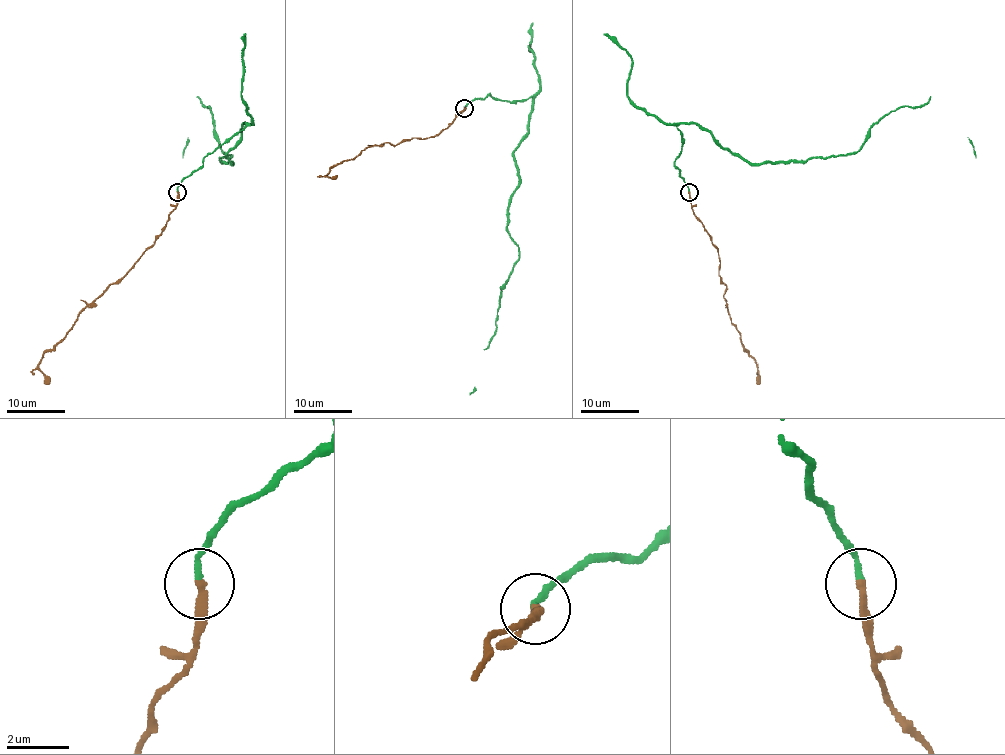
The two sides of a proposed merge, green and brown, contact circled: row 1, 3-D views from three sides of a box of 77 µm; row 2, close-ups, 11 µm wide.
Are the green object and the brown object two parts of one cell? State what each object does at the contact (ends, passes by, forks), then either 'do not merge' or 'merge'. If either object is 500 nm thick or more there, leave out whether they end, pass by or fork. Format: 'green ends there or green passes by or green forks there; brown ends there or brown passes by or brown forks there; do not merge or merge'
green ends there; brown ends there; do not merge

